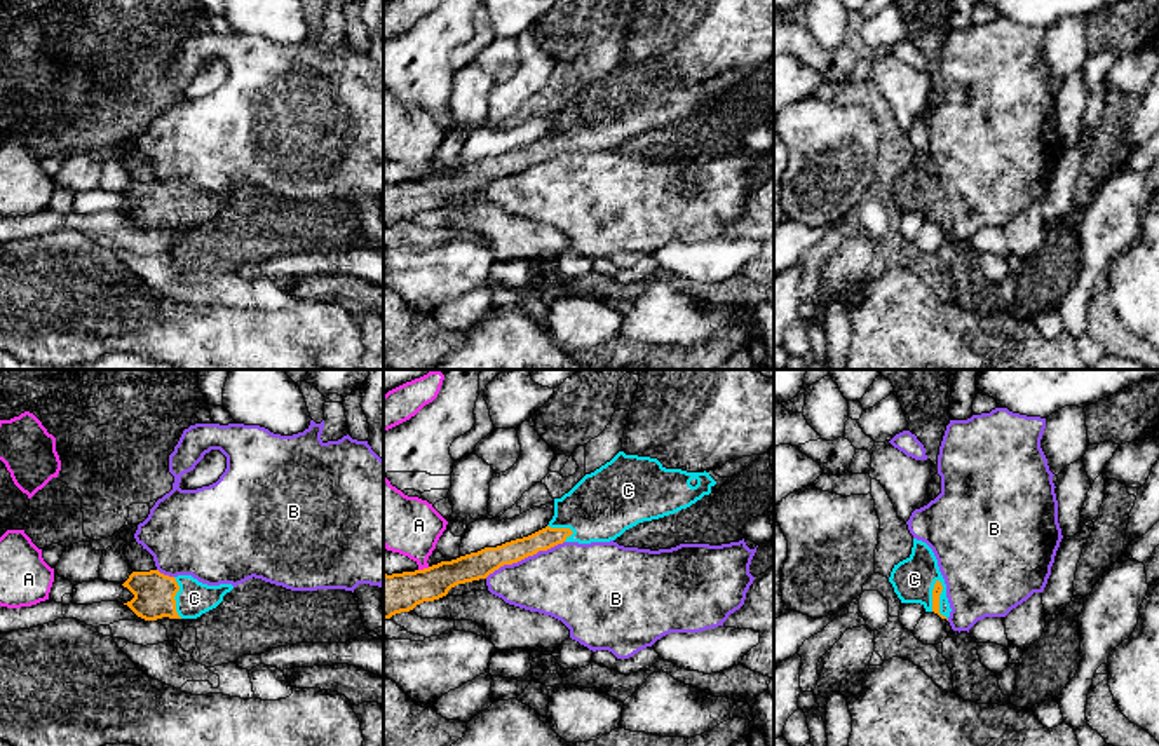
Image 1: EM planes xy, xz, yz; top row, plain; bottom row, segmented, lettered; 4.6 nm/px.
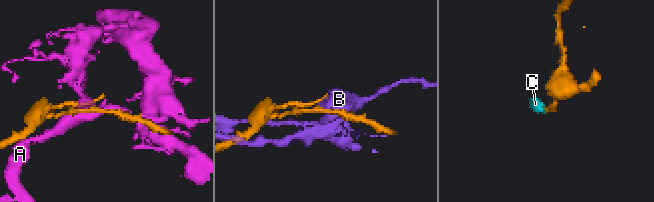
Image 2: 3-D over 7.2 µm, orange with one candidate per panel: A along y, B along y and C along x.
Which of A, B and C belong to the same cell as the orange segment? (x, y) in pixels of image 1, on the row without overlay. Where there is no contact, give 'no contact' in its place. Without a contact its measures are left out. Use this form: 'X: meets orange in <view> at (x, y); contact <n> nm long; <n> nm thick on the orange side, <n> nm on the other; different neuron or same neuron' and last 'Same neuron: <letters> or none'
A: meets orange in xz at (424, 178); contact 60 nm long; 190 nm thick on the orange side, 280 nm on the other; different neuron
B: meets orange in xz at (523, 168); contact 400 nm long; 130 nm thick on the orange side, 360 nm on the other; different neuron
C: meets orange in yz at (938, 210); contact 200 nm long; 50 nm thick on the orange side, 200 nm on the other; same neuron
Same neuron: C

